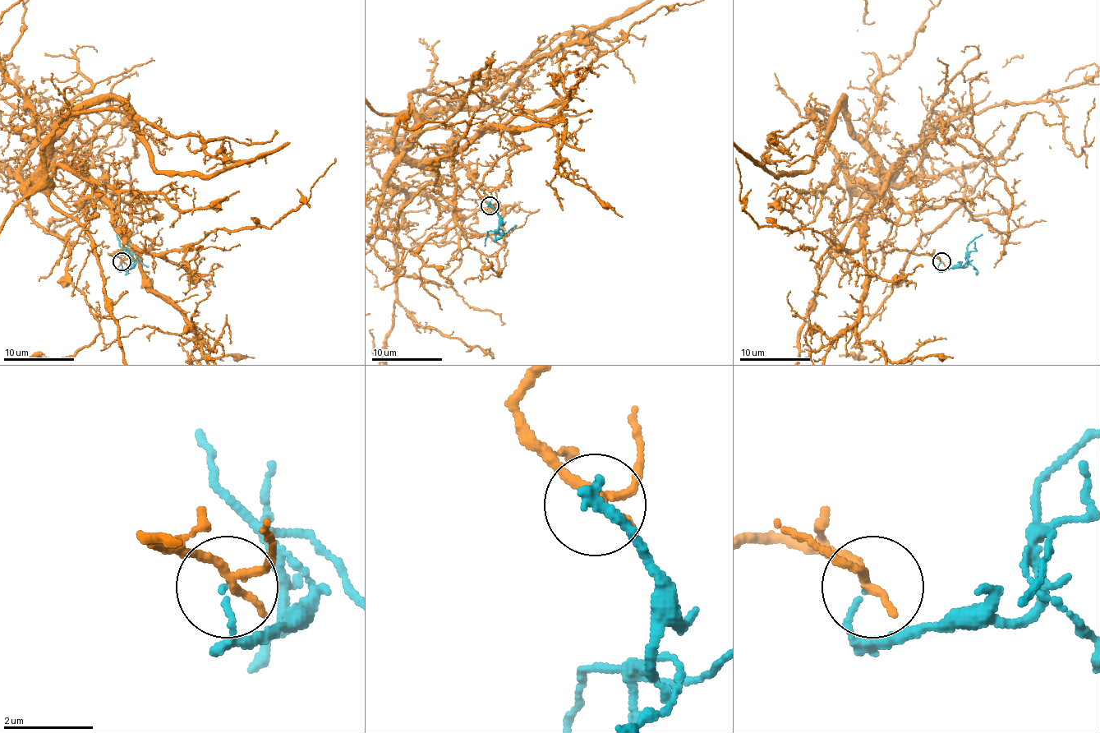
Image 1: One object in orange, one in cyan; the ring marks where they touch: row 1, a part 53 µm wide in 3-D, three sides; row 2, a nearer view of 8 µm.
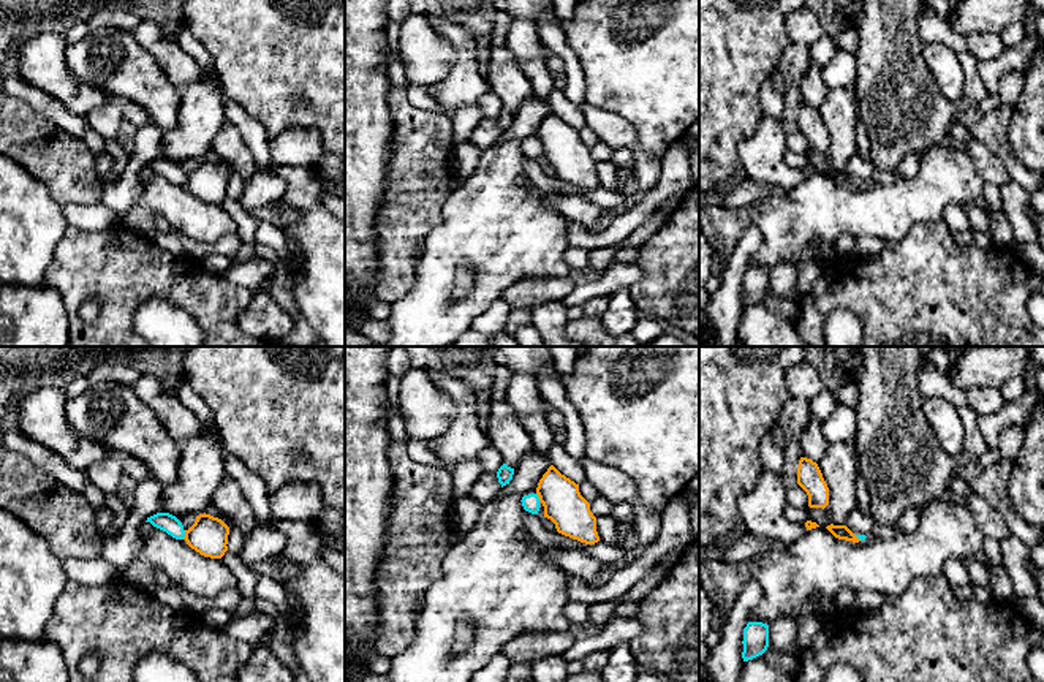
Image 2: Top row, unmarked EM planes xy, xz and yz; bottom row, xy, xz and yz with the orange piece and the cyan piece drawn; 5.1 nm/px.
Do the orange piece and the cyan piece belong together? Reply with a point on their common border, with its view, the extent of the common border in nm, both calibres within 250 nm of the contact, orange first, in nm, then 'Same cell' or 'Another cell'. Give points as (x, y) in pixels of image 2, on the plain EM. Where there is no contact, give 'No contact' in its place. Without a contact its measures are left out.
Touches orange at xy (185, 181). Shared border 50 nm. Thickness 190 nm (orange) against 90 nm. Another cell

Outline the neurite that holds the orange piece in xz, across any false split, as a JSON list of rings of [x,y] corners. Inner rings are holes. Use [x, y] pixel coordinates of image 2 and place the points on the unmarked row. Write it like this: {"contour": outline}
{"contour": [[[554,111],[539,125],[536,139],[544,152],[544,163],[555,169],[558,179],[585,190],[600,187],[596,163],[590,157],[590,149],[581,141],[579,130]]]}

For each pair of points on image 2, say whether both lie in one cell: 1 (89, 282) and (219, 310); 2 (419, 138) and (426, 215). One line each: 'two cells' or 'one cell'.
1: one cell
2: one cell

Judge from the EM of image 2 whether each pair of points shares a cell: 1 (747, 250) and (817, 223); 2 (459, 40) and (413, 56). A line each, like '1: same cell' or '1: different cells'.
1: different cells
2: different cells

